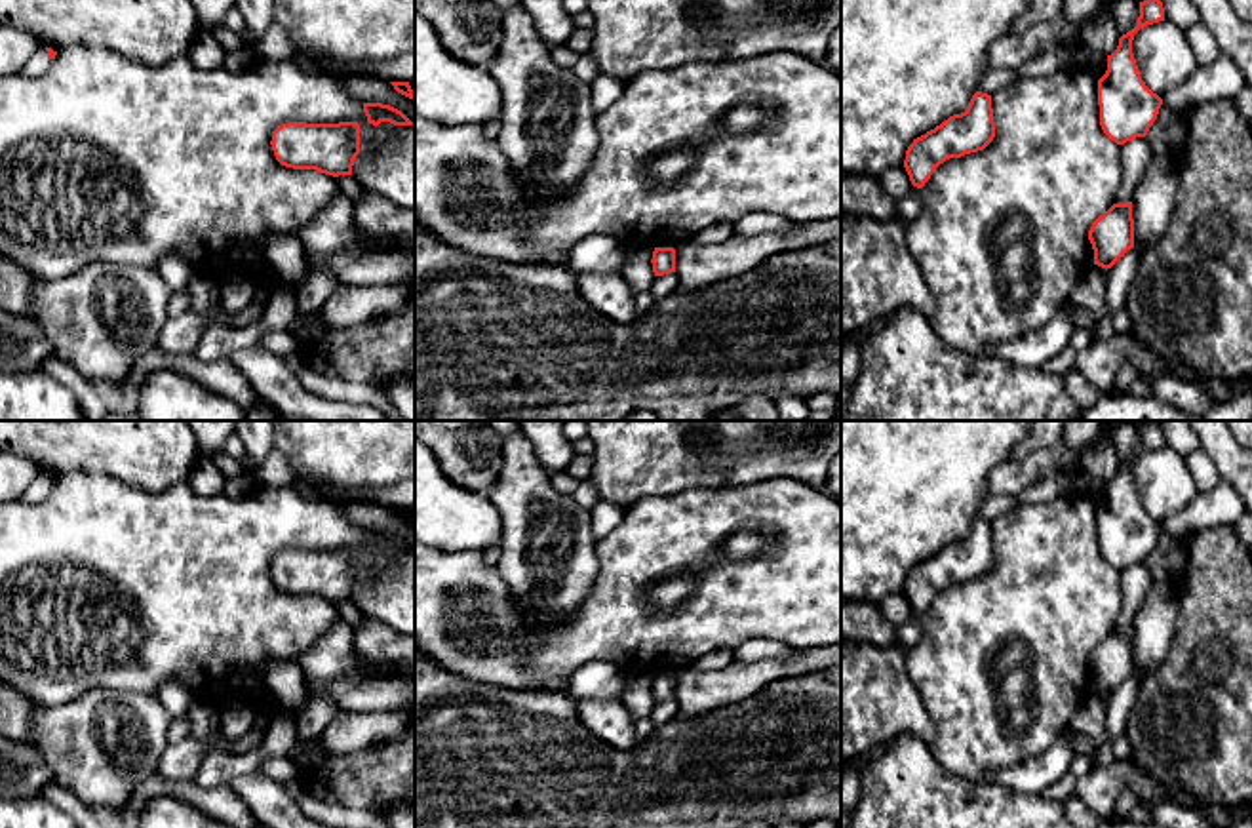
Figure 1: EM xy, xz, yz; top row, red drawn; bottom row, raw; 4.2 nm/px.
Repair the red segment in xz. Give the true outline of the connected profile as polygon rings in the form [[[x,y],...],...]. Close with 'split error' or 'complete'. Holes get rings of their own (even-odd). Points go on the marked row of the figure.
[[[655,247],[651,263],[653,263],[655,276],[675,272],[675,249]]]; complete

